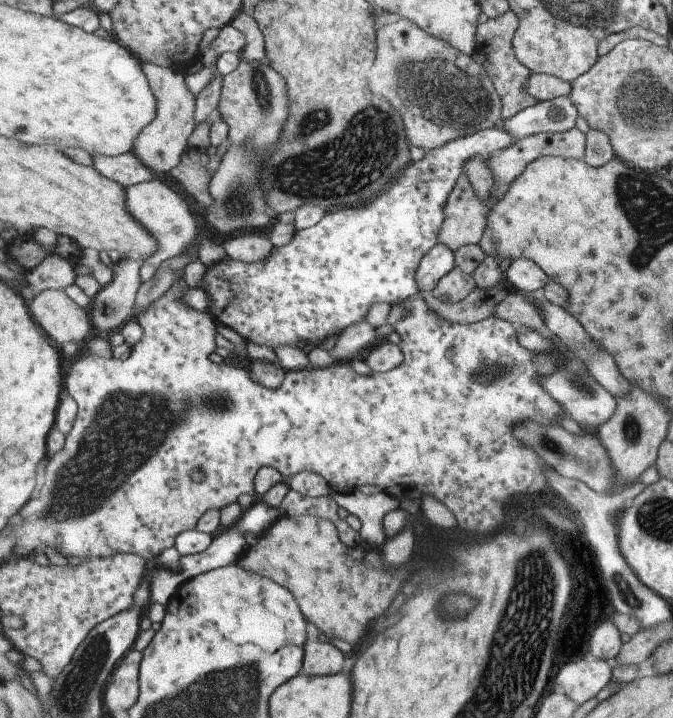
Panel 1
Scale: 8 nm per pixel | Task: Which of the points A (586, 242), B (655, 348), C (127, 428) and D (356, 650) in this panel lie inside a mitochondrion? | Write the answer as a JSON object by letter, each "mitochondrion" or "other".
{"A":"other","B":"other","C":"mitochondrion","D":"other"}

